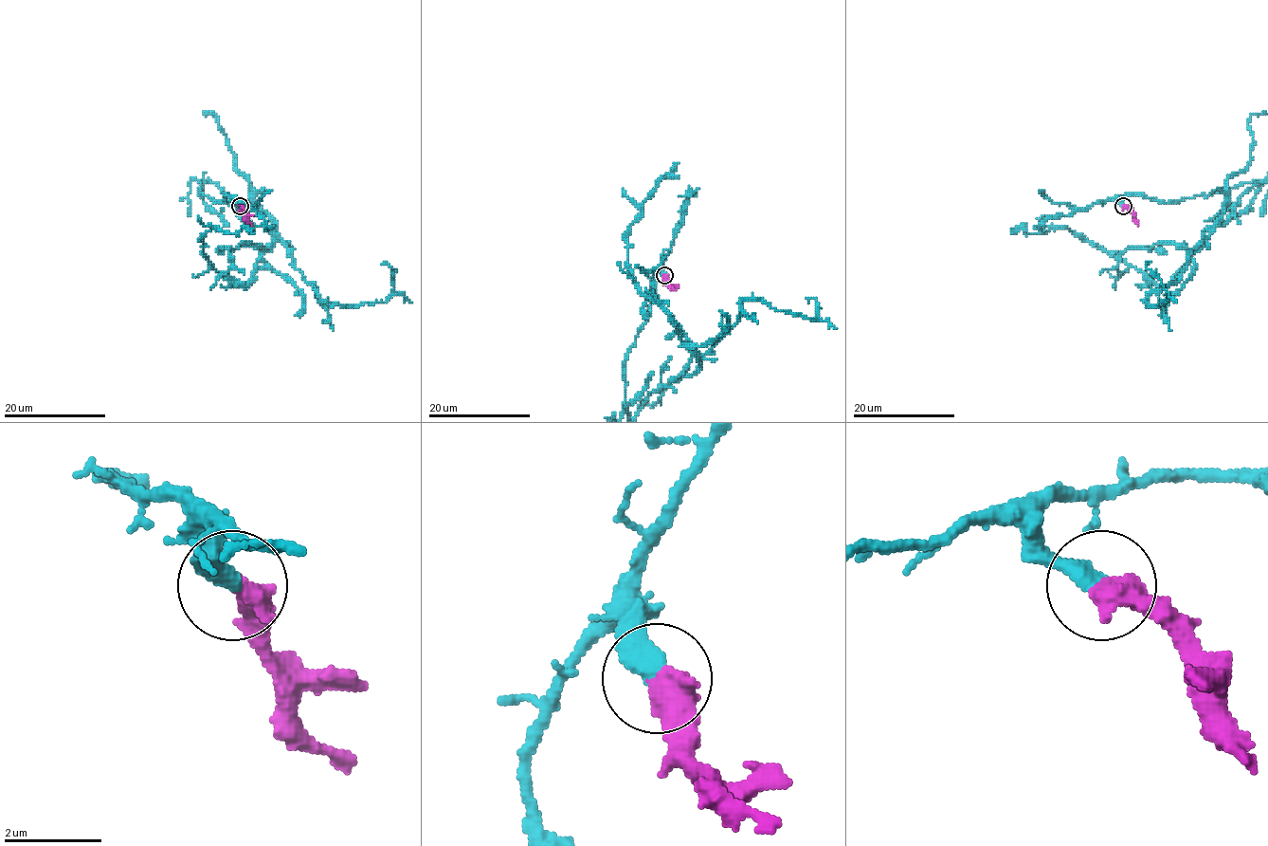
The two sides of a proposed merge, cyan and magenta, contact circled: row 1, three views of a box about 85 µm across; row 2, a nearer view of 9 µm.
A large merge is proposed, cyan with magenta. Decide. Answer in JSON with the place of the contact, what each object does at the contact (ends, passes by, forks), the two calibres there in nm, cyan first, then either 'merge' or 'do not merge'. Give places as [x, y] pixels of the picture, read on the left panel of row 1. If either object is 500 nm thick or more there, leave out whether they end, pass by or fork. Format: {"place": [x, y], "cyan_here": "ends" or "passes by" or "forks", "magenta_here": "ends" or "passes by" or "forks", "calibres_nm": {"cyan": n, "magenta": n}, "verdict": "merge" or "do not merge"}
{"place": [240, 206], "calibres_nm": {"cyan": 440, "magenta": 600}, "verdict": "merge"}

